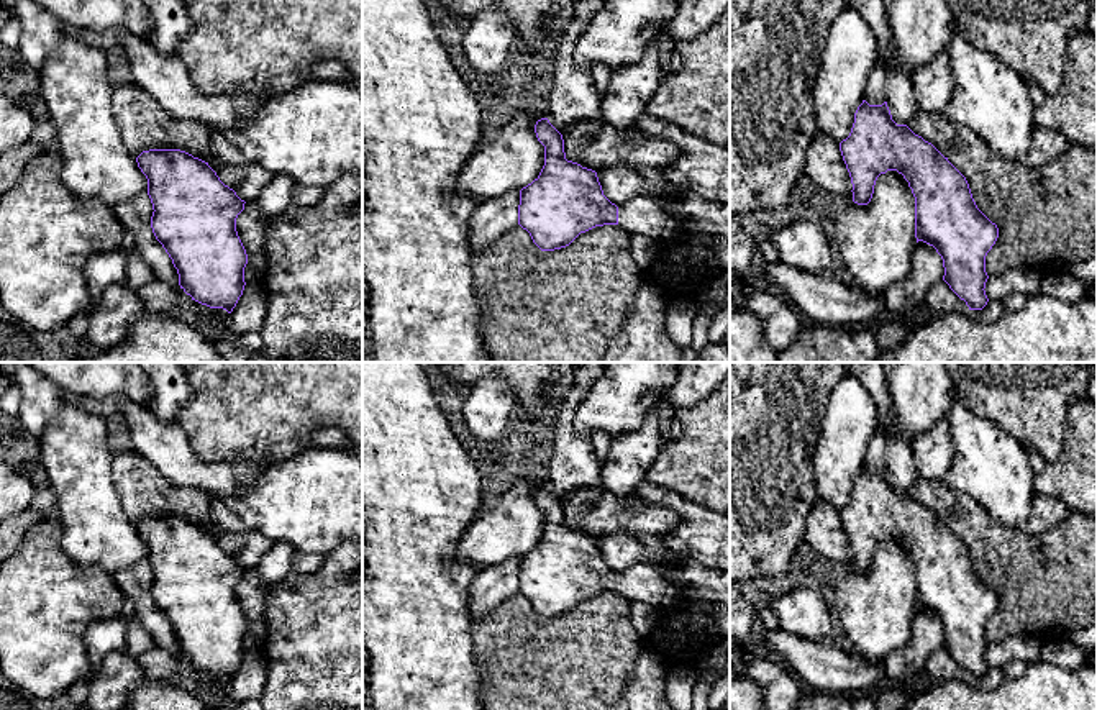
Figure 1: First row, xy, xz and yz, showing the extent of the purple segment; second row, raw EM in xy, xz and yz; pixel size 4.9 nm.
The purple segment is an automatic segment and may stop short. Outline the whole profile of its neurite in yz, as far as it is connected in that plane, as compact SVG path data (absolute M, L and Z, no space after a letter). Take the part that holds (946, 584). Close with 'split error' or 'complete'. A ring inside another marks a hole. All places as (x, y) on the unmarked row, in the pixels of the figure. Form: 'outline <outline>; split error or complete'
outline M866 467L854 480L854 490L840 518L853 551L853 569L867 572L876 548L887 538L904 543L915 564L915 605L936 617L943 626L943 648L966 669L969 677L982 677L985 662L985 623L999 605L999 595L976 572L966 544L931 510L915 502L907 492L892 487L887 469L869 472Z; complete

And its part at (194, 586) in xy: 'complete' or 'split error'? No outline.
complete

